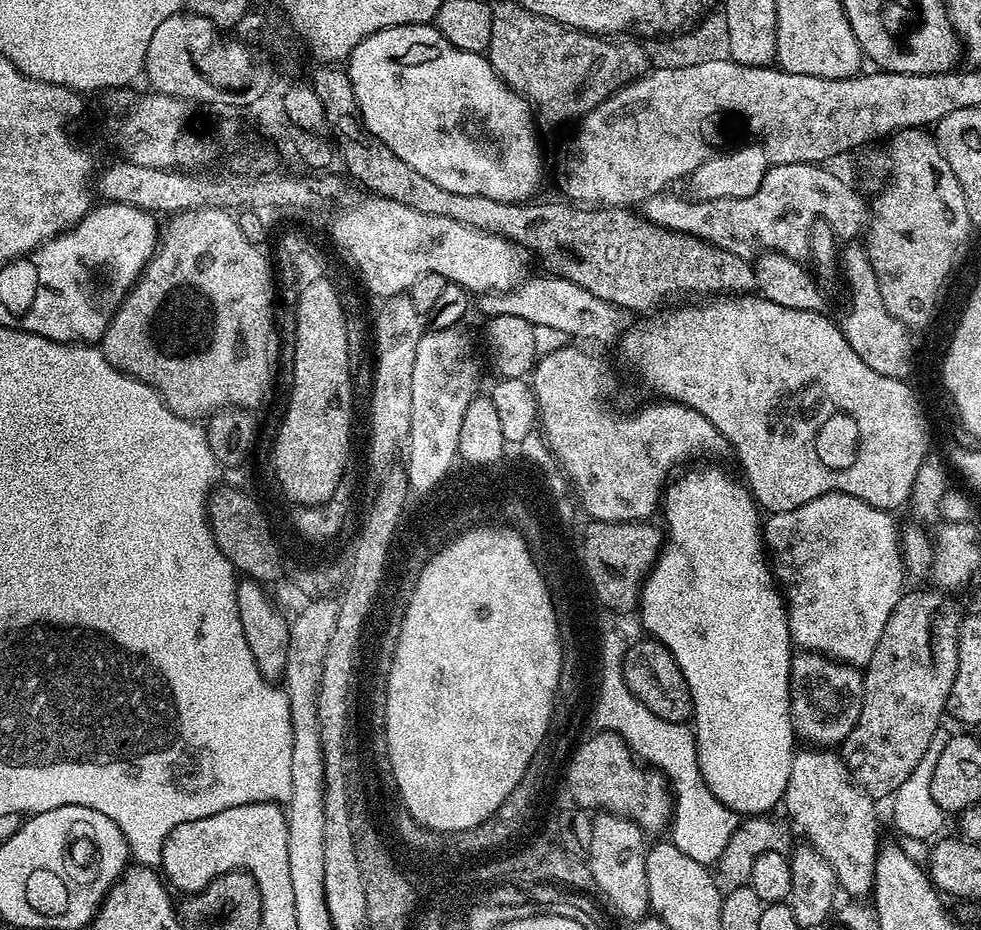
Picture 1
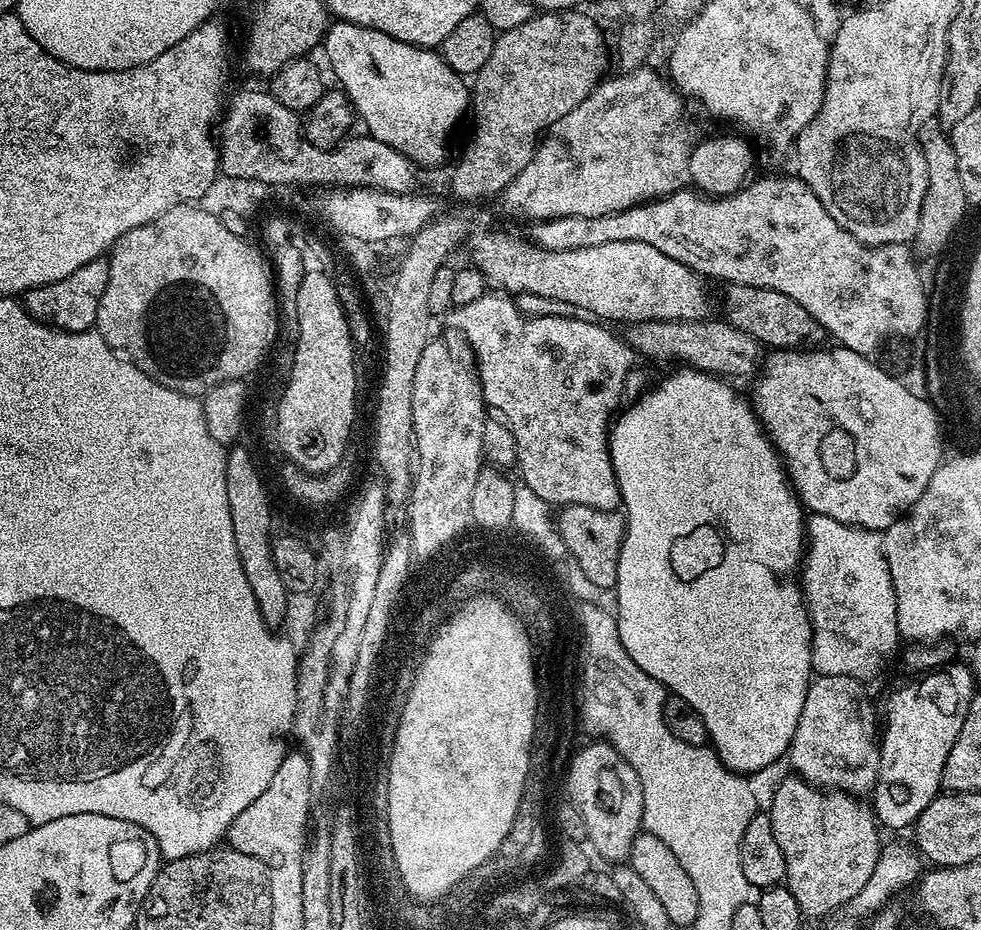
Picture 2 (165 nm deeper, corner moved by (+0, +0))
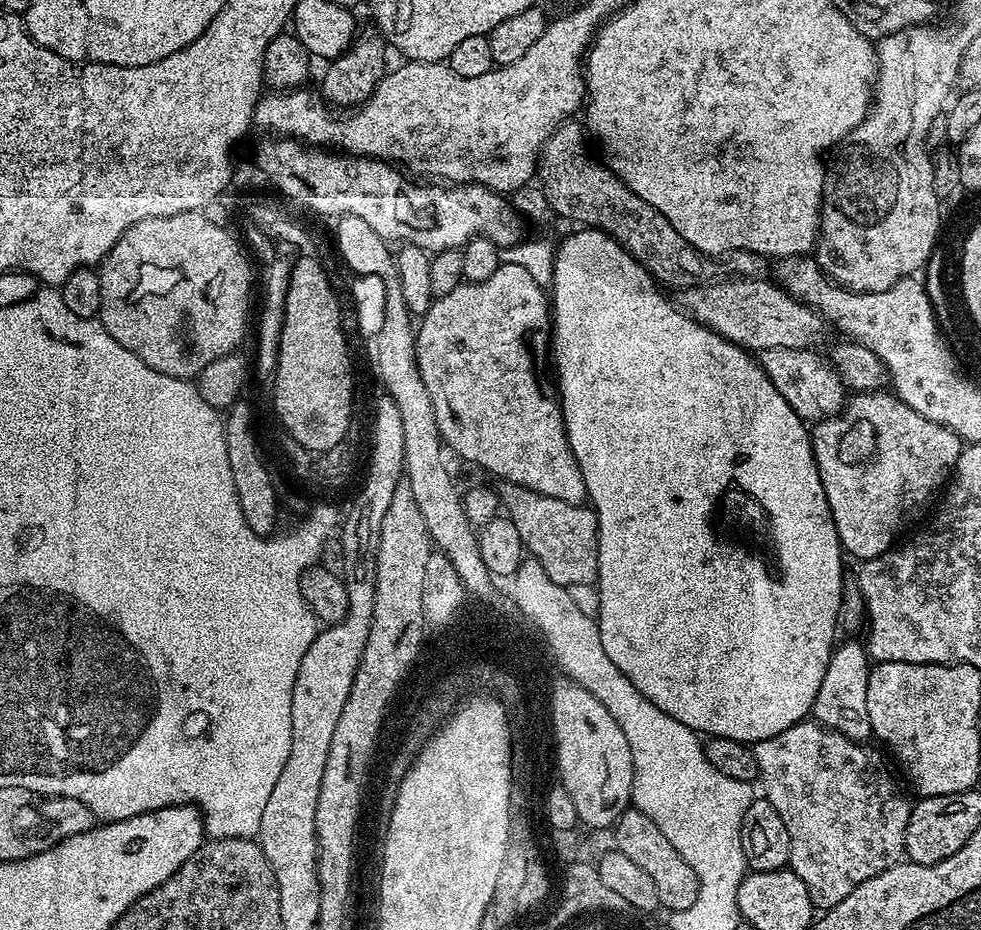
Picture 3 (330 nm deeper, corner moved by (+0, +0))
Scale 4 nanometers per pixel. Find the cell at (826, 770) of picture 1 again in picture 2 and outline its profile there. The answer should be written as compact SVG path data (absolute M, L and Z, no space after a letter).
M817 675L809 684L806 702L802 702L802 714L794 730L792 745L786 753L786 760L792 763L791 771L801 780L815 784L818 788L849 794L868 794L875 788L880 769L878 716L875 716L872 700L864 688L867 687L861 681L845 676Z

